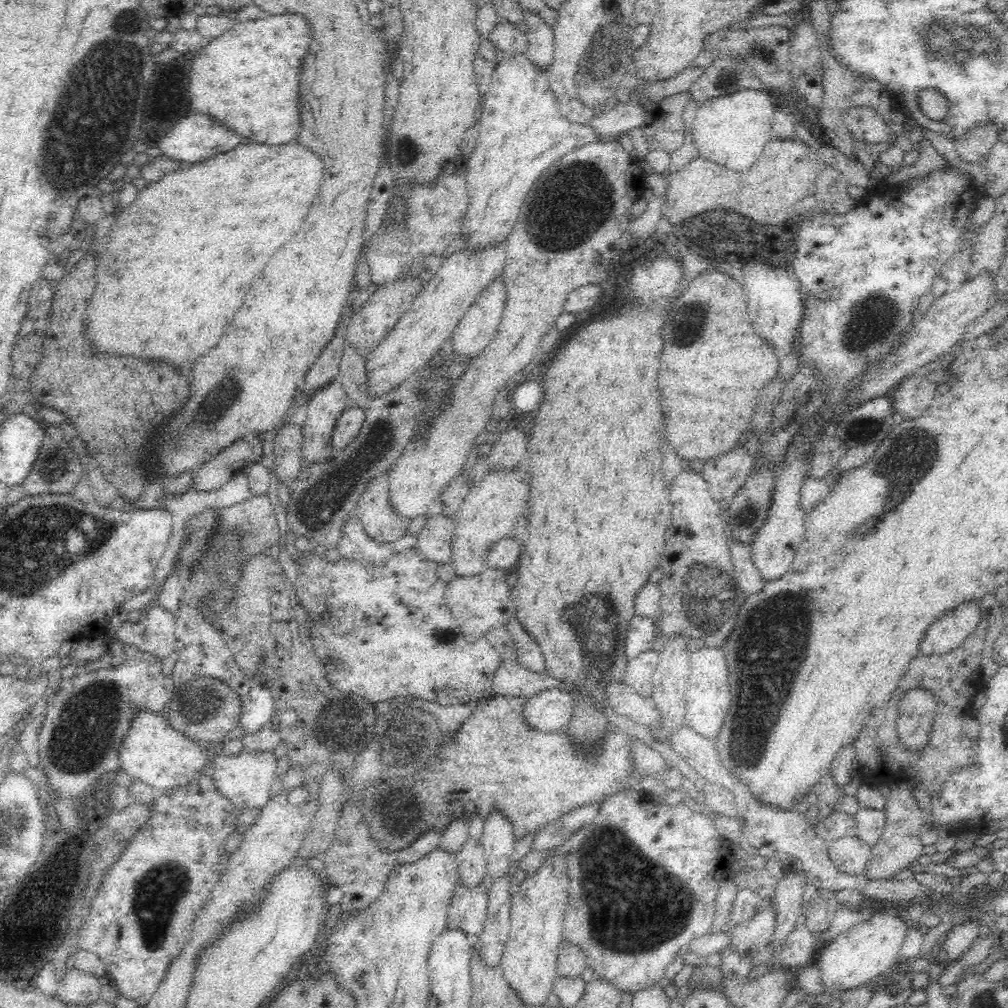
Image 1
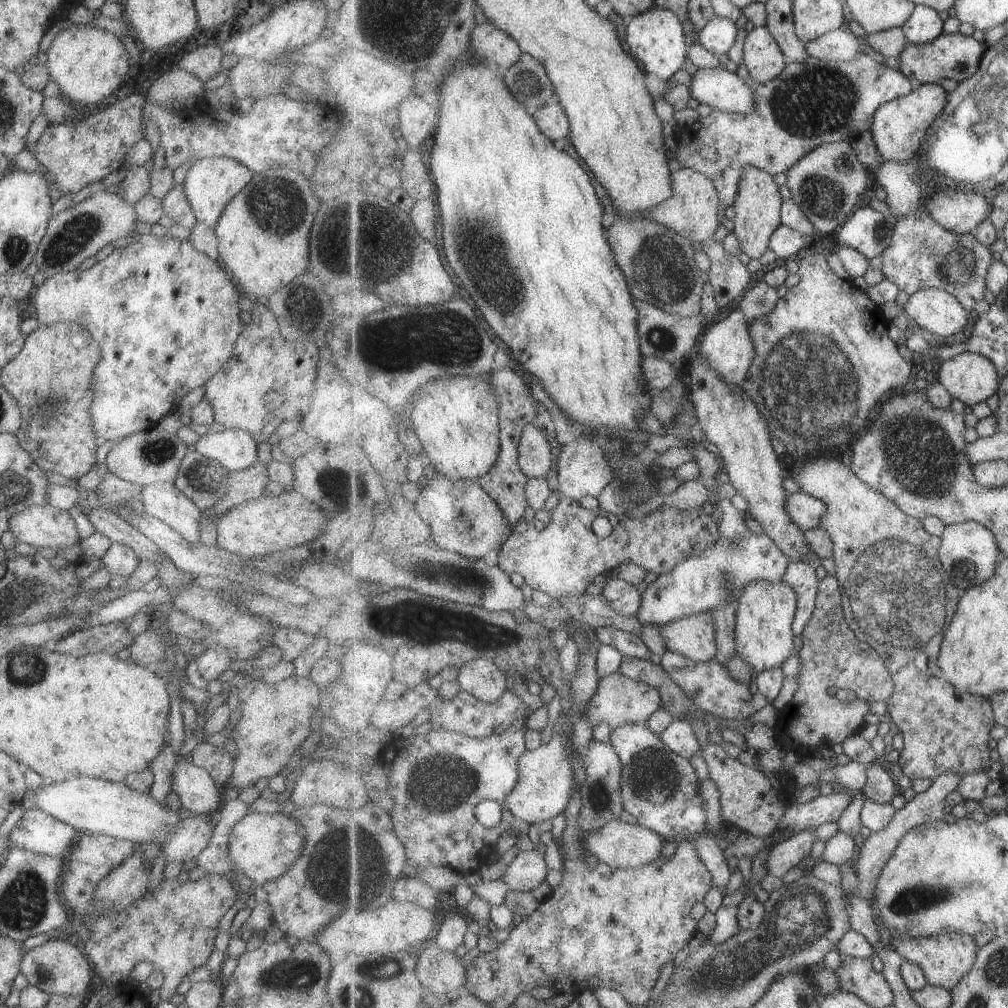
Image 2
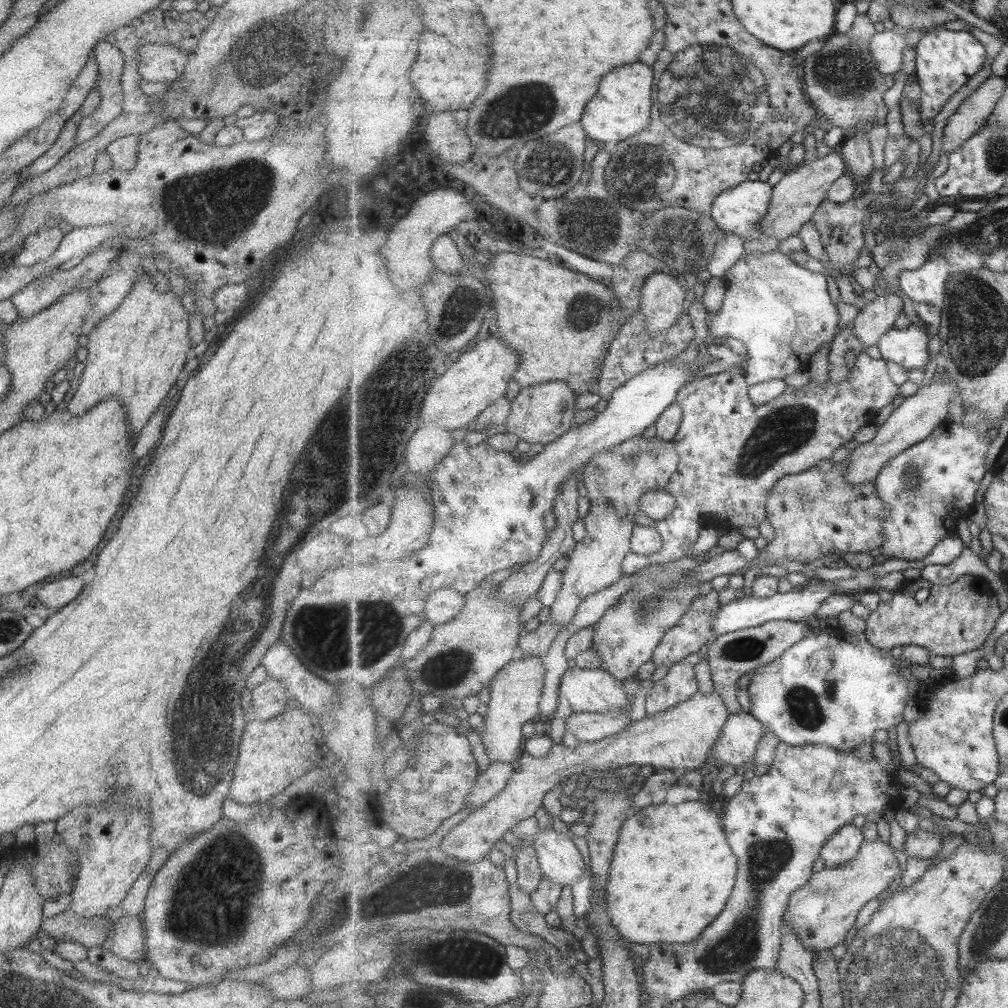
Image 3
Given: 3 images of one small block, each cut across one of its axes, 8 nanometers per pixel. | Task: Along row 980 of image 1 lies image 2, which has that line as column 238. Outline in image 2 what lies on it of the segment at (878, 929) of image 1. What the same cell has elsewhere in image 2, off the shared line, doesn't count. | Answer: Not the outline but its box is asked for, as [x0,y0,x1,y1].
[227,811,305,886]

